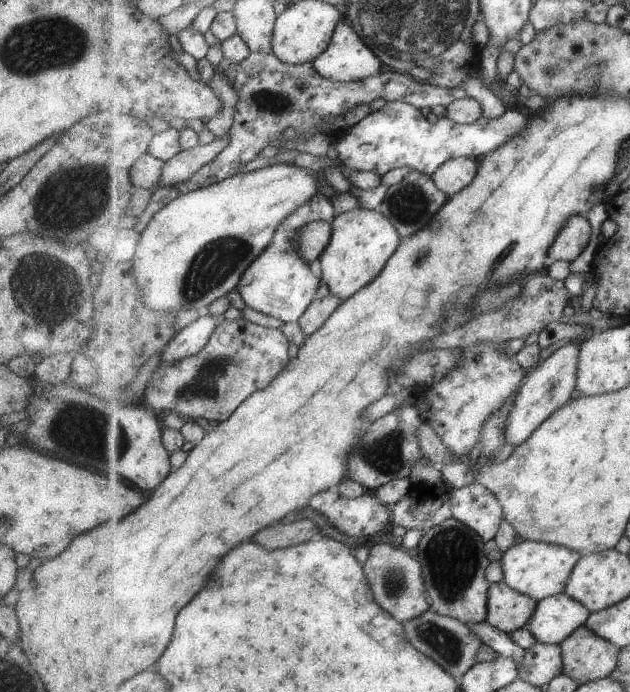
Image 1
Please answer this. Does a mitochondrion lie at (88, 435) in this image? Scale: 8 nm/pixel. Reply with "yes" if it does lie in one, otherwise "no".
yes

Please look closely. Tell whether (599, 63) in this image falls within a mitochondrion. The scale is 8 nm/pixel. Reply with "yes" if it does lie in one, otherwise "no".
yes

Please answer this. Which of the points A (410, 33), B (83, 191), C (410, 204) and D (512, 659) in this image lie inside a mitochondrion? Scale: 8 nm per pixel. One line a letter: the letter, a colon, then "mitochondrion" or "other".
A: mitochondrion
B: mitochondrion
C: mitochondrion
D: other

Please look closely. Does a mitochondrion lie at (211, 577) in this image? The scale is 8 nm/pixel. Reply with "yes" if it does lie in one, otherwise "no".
no

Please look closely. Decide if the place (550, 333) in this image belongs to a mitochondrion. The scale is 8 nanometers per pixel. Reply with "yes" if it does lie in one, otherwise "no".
no

